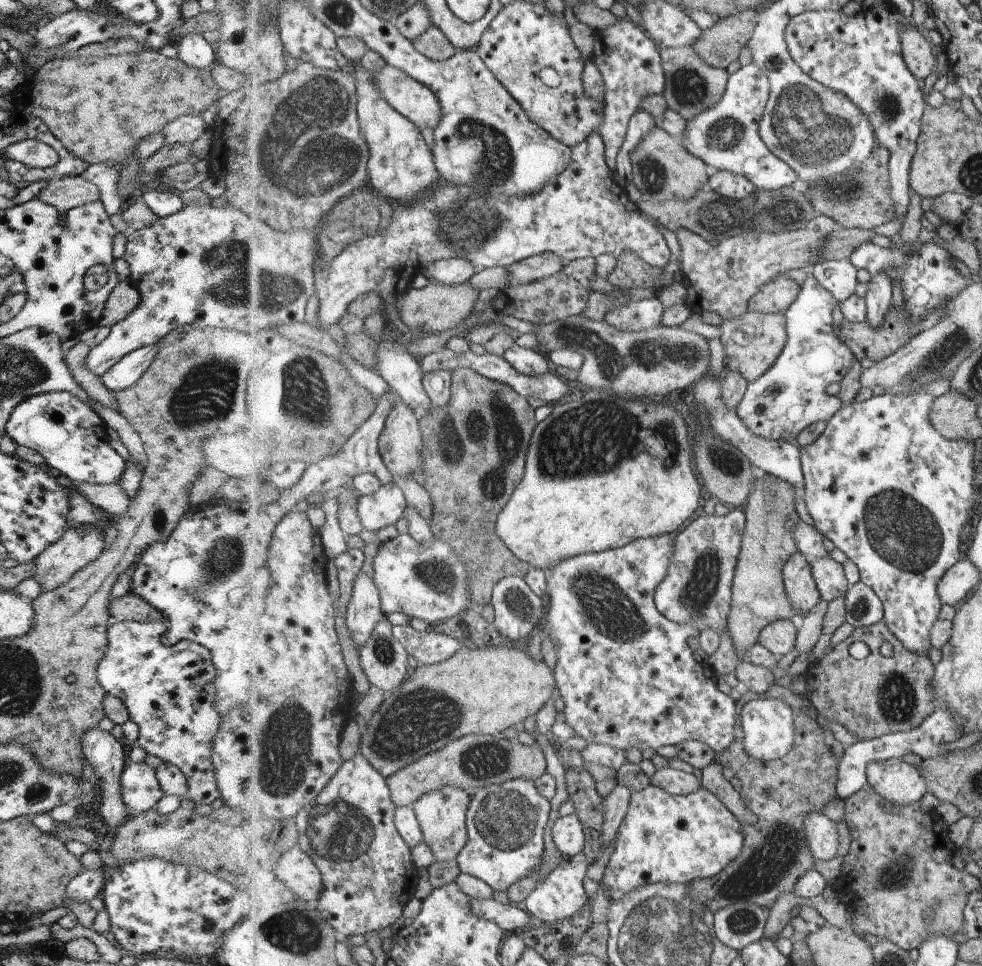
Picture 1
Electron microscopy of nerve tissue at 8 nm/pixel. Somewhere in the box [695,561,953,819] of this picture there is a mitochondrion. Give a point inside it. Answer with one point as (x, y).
(896, 699)

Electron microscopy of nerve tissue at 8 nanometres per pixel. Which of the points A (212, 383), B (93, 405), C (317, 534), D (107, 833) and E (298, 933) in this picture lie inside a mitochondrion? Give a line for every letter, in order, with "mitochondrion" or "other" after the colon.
A: mitochondrion
B: other
C: other
D: other
E: mitochondrion

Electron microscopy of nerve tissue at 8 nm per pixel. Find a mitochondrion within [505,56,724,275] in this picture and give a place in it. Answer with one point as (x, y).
(690, 87)

